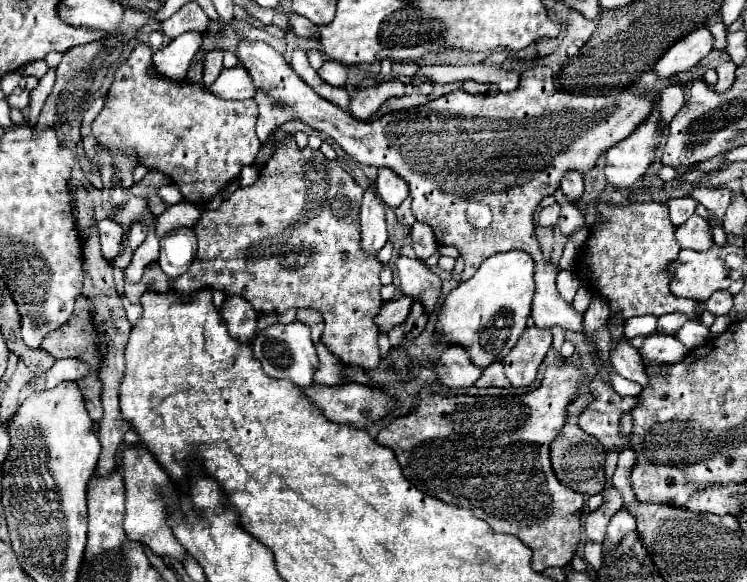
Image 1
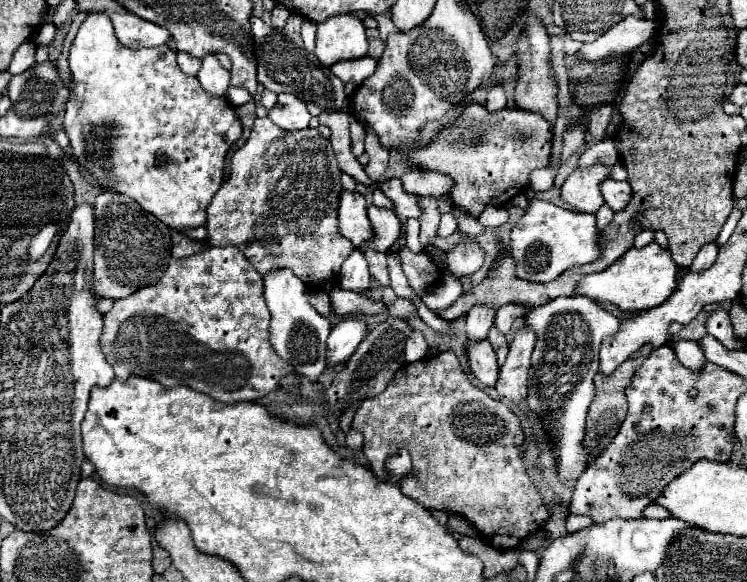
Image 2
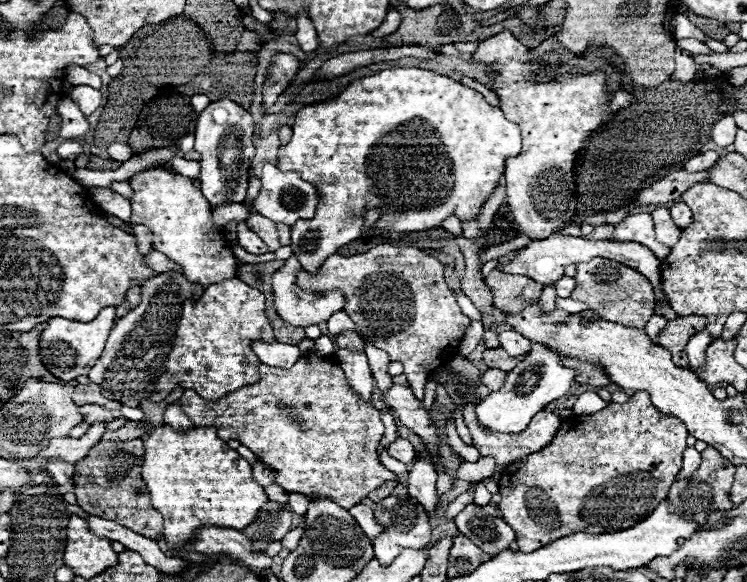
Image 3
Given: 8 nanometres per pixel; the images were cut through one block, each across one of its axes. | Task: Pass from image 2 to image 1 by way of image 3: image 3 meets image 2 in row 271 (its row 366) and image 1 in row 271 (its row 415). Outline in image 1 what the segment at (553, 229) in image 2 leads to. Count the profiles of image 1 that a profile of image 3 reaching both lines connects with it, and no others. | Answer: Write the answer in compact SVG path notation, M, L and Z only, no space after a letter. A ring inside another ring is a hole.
M510 250L484 260L470 280L460 282L446 296L436 324L438 338L446 344L466 346L470 360L480 368L486 368L490 362L504 360L526 330L526 318L530 316L532 296L536 290L534 268L534 258L524 250Z

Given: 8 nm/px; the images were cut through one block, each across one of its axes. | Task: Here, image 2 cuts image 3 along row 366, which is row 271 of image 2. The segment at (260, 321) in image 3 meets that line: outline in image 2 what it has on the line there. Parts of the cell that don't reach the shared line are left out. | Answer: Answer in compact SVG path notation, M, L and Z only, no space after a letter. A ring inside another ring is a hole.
M226 246L226 248L208 248L208 250L202 250L198 254L192 254L188 258L182 258L182 260L172 260L170 266L166 268L166 272L162 274L162 278L152 284L152 286L146 286L146 288L140 288L138 292L126 296L126 298L120 298L120 300L114 300L114 306L108 314L104 314L104 328L102 328L102 336L100 336L100 346L102 346L102 352L108 360L108 364L114 368L116 372L116 378L118 380L128 380L128 376L136 374L136 376L144 376L144 378L152 378L168 388L172 386L190 386L194 390L200 390L208 396L212 396L214 400L218 402L224 402L224 404L236 404L236 402L252 402L252 400L258 400L258 398L264 398L266 394L274 392L280 388L280 380L286 376L286 374L296 374L288 362L284 362L270 346L268 342L268 324L270 324L270 312L268 312L268 306L266 306L266 300L264 300L264 280L262 276L256 272L256 268L252 268L252 264L246 260L246 256L236 248L236 246Z

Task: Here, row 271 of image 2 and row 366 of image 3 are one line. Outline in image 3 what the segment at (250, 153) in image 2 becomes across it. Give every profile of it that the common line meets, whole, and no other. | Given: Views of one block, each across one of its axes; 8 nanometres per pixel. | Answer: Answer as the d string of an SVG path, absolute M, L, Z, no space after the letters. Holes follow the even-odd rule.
M308 350L296 360L292 368L284 370L258 364L258 374L260 380L256 384L234 390L216 402L200 398L194 390L184 390L180 404L184 404L184 412L194 422L194 426L214 426L218 438L224 442L238 440L242 446L250 448L258 460L274 468L276 484L288 492L304 494L310 500L328 498L342 508L350 508L368 498L368 494L386 480L400 482L400 478L378 460L376 446L384 434L380 412L372 404L360 402L336 358L322 358Z

